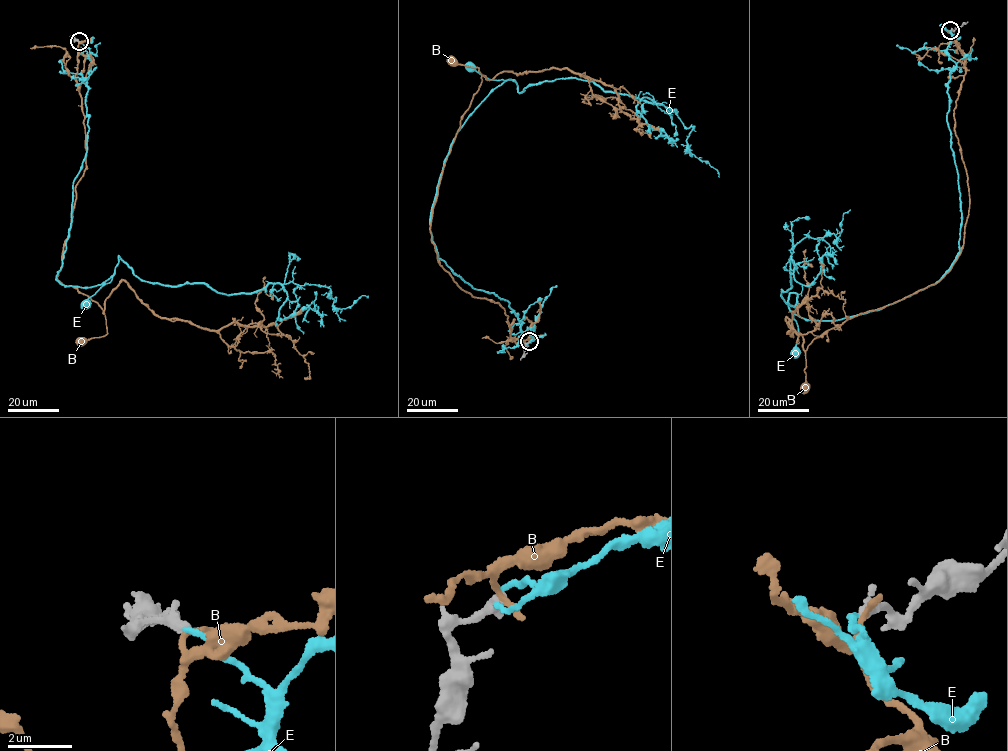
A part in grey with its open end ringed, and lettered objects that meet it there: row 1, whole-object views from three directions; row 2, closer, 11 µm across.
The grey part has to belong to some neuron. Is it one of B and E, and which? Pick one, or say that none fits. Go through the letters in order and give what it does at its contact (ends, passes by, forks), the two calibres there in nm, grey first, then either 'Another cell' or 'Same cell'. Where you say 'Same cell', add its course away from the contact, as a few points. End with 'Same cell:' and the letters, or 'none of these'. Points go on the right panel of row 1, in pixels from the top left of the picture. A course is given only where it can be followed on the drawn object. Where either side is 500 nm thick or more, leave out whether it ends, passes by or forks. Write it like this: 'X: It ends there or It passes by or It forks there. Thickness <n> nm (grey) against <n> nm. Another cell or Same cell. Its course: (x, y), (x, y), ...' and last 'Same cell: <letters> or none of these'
B: It ends there. Thickness 360 nm (grey) against 240 nm. Another cell
E: It ends there. Thickness 360 nm (grey) against 150 nm. Same cell. Its course: (951, 30), (957, 257), (933, 284), (882, 308), (827, 320), (793, 314), (797, 353)
Same cell: E

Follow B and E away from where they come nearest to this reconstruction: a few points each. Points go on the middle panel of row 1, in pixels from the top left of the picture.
B: (529, 341), (510, 338), (497, 302), (458, 286), (431, 237), (448, 155), (482, 76), (452, 59)
E: (529, 341), (507, 301), (441, 259), (429, 228), (450, 145), (504, 81), (470, 68)

